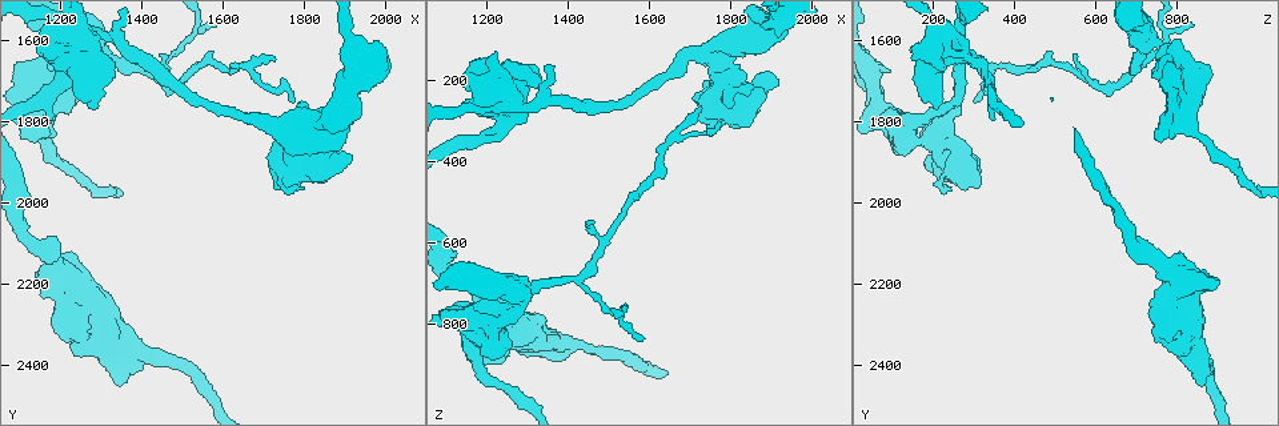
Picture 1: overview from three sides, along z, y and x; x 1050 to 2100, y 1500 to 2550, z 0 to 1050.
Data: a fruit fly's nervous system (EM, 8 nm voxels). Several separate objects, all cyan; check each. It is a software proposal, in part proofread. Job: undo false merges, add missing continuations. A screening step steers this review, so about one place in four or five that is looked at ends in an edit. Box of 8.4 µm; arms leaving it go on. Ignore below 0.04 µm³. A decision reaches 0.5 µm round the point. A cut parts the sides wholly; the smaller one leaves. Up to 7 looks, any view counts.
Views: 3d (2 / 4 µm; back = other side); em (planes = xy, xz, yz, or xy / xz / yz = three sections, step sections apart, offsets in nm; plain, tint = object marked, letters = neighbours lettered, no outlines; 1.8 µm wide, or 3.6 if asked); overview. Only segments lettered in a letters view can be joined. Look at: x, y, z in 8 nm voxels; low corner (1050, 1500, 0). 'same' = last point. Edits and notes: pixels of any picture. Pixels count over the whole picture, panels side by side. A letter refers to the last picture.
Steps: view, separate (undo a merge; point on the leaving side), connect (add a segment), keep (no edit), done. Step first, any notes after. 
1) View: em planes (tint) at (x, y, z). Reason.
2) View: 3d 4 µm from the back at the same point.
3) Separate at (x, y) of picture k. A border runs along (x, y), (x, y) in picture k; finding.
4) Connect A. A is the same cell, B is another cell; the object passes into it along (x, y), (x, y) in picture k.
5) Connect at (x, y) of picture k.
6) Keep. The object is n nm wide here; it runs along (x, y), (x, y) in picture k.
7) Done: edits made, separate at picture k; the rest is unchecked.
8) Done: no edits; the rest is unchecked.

View: em xz step 8 (letters) at (1270, 1595, 255). Small branch off a trunk.

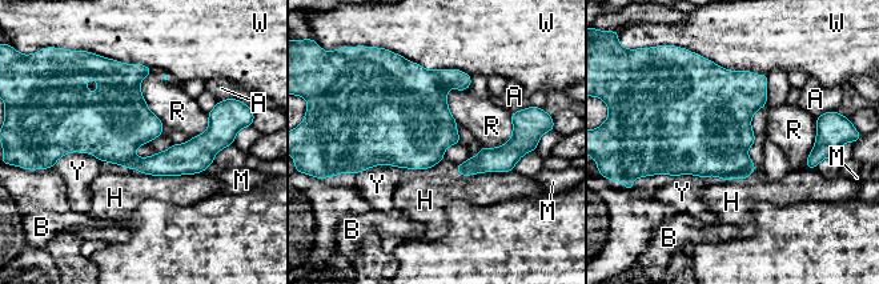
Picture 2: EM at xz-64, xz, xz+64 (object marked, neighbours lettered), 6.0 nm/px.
Separate at (111, 126) of picture 2. The longest contact is with W, 360 nm; A, B, H, M, R, W and Y are other cells; a border runs along (135, 158), (124, 166) in picture 2; a second neuron is stuck on.

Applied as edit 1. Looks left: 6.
View: overview. See it whole again.

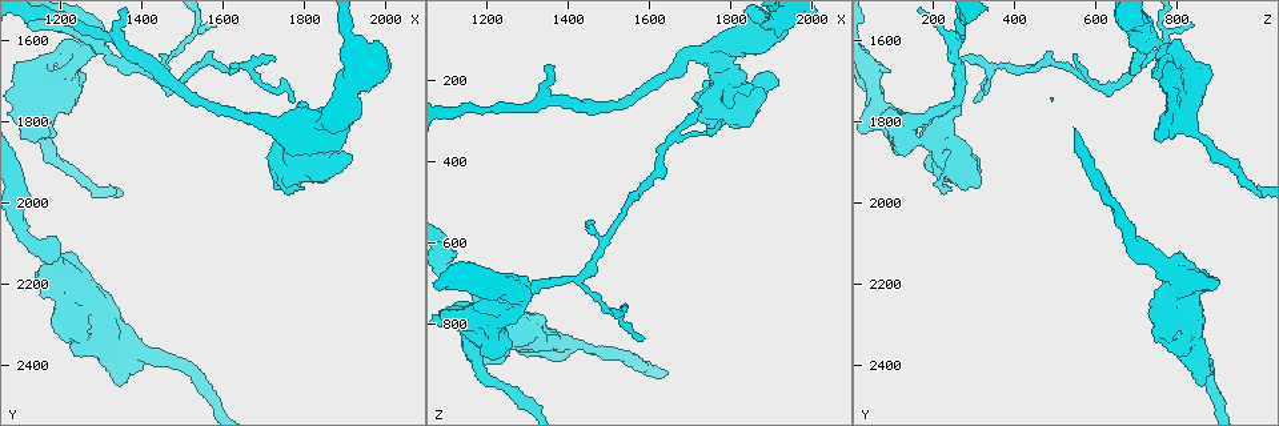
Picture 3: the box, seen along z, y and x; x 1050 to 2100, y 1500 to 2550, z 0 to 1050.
View: em xy step 4 (letters) at (1290, 1610, 730). Sudden change in width.

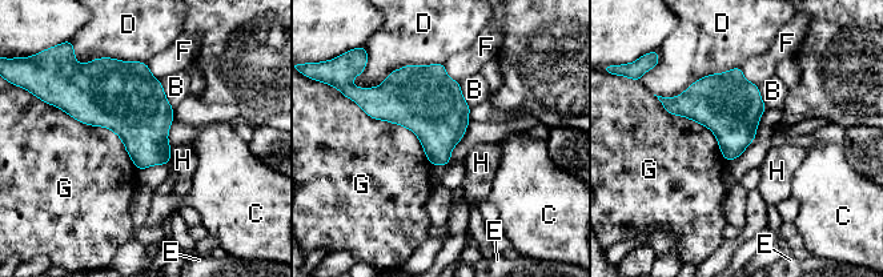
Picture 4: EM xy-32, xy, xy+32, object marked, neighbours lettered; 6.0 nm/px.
View: em planes (letters) at the same point. Cut it another way.

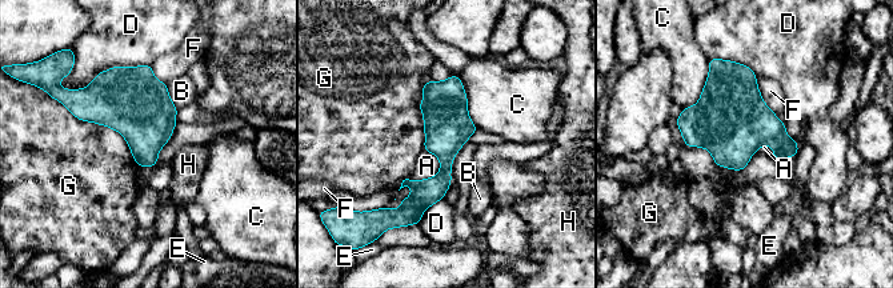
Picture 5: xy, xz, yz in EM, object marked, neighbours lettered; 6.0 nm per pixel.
Separate at (744, 123) of picture 5. A, B, C, D, E, F, G and H are other cells; a border runs along (785, 135), (772, 146) in picture 5; a second neuron is stuck on.

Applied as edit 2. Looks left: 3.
View: em planes (letters) at (1805, 1925, 315). Stops while still wide.

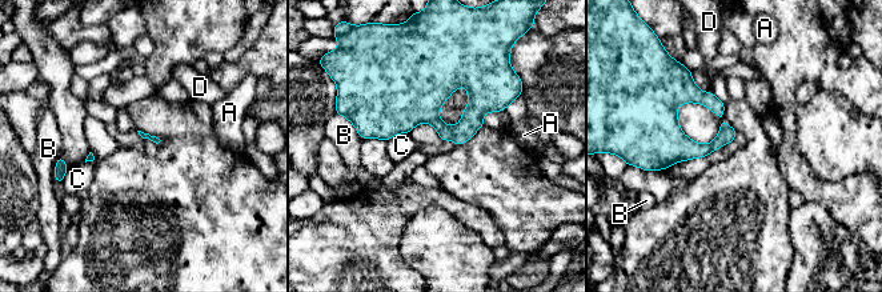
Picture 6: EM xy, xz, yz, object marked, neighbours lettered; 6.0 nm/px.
Keep. A, B, C and D are other cells; a border runs along (408, 132), (393, 135), (387, 142) in picture 6; no lettered segment goes on from it.

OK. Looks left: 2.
Done: edits made, separate at picture 2, separate at picture 5; the rest is unchecked.

